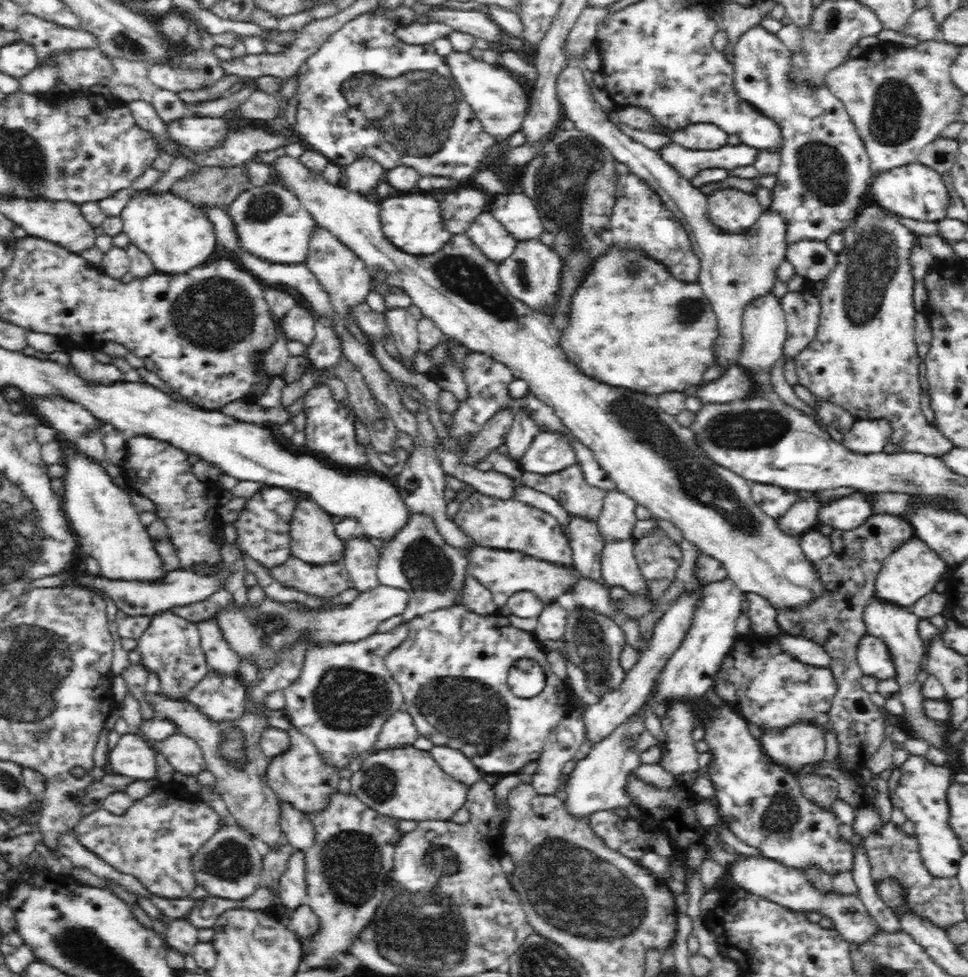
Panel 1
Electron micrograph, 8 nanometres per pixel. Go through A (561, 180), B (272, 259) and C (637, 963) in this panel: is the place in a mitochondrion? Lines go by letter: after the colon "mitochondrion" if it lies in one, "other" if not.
A: mitochondrion
B: other
C: other

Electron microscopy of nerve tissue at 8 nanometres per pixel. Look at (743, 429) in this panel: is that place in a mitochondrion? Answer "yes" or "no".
yes

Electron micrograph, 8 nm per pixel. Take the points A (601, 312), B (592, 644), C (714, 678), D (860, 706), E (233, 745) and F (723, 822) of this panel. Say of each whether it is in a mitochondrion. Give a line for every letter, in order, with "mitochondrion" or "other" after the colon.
A: other
B: mitochondrion
C: other
D: other
E: mitochondrion
F: other

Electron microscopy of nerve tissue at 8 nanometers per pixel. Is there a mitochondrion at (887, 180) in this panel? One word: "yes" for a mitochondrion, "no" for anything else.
no

